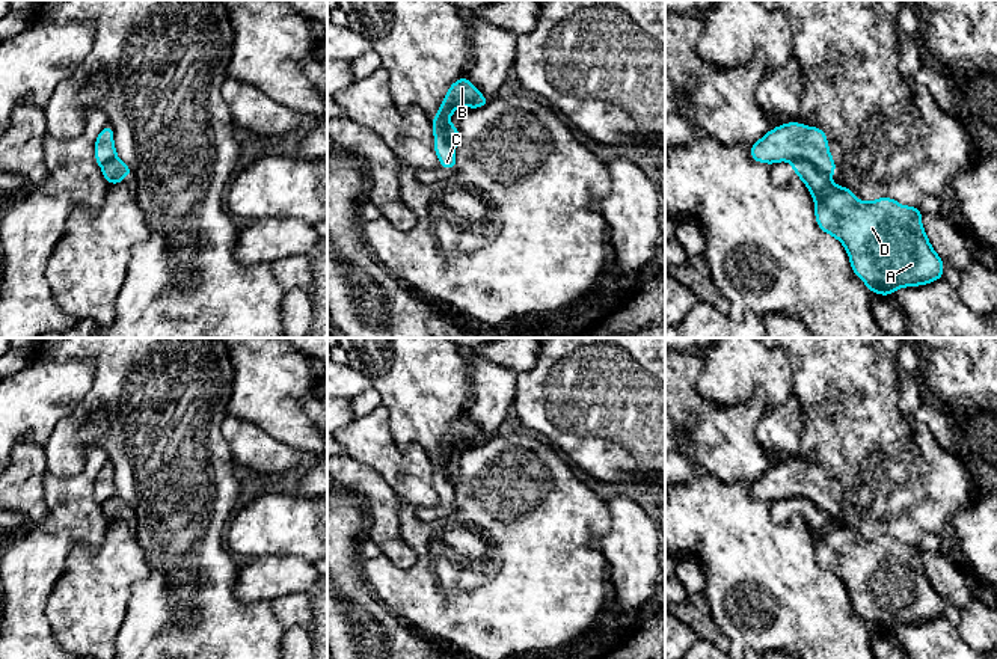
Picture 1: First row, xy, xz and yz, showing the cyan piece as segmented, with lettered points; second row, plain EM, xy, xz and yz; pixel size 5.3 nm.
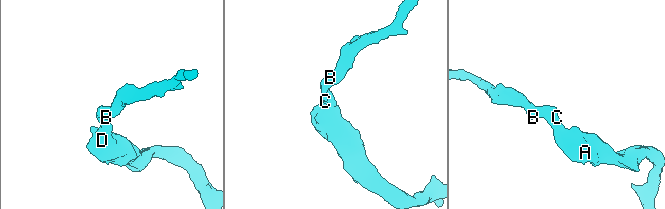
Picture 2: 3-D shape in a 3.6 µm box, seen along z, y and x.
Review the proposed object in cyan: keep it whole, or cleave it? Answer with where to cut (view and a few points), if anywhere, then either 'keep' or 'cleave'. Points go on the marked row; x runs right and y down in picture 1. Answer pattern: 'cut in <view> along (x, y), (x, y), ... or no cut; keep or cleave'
cut in yz along (789, 160), (809, 160), (828, 177); cleave

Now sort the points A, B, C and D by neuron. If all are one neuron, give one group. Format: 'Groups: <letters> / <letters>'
Groups: A D / B C

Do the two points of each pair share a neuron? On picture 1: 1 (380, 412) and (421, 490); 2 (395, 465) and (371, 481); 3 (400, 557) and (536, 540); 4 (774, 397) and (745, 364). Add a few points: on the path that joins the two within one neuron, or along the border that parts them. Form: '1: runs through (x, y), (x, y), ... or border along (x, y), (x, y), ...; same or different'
1: runs through (380, 432), (380, 445), (406, 471); same
2: border along (349, 457), (371, 466), (400, 501); different
3: border along (398, 524), (401, 539), (415, 554), (409, 569); different
4: runs through (771, 389), (753, 371); same

